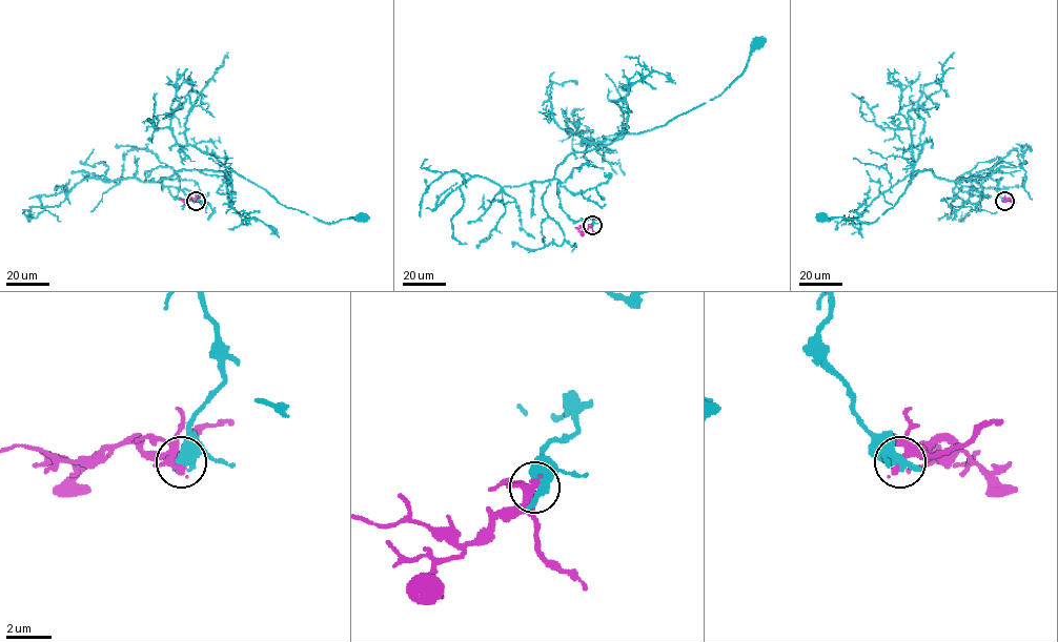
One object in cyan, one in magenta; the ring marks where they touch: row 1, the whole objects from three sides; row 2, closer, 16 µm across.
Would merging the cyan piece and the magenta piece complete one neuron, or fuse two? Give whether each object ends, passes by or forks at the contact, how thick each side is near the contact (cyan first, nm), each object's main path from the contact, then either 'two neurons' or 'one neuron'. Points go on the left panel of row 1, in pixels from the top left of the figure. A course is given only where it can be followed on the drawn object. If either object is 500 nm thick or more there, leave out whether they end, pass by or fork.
calibres 550 and 280 nm; course cyan (196, 201), (194, 181), (160, 178), (182, 169), (236, 171), (322, 221), (362, 216); course magenta (196, 201), (178, 200); two neurons

